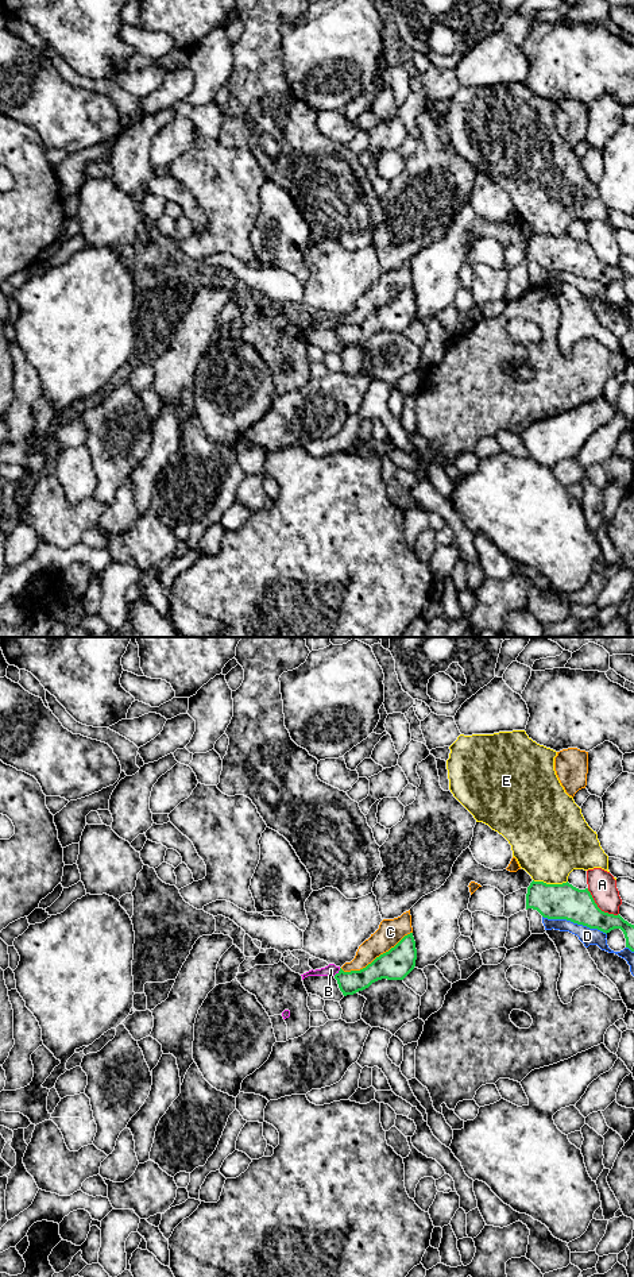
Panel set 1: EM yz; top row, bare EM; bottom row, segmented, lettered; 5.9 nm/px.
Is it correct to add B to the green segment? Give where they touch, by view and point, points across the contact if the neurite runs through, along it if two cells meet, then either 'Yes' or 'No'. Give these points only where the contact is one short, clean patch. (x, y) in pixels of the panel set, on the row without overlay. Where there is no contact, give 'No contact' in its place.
Touches green at yz (336, 325). Boundary: yz (340, 320), (333, 327). No

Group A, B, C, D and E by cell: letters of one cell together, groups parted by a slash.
A / B C / D / E

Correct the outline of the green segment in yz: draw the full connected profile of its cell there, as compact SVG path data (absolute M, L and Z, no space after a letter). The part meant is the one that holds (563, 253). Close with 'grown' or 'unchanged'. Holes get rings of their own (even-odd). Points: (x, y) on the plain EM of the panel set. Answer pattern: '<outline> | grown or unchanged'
M533 232L526 246L527 261L537 262L548 271L567 271L606 286L614 281L621 281L626 290L626 300L634 304L634 277L625 273L619 266L602 263L588 240L579 242L568 234L546 236Z | unchanged

